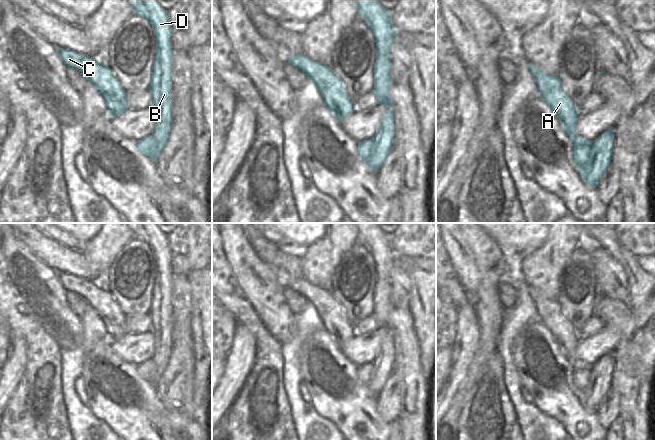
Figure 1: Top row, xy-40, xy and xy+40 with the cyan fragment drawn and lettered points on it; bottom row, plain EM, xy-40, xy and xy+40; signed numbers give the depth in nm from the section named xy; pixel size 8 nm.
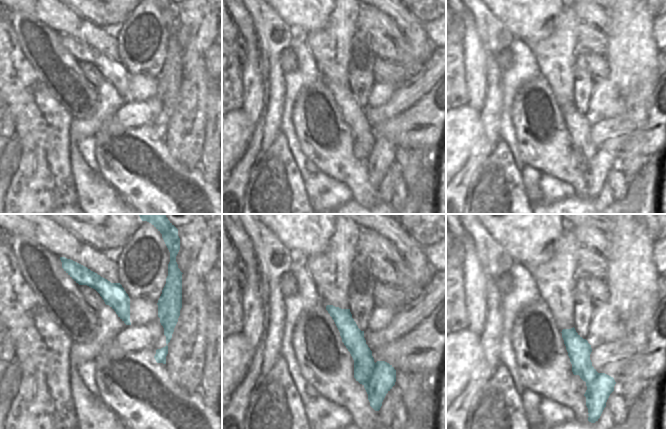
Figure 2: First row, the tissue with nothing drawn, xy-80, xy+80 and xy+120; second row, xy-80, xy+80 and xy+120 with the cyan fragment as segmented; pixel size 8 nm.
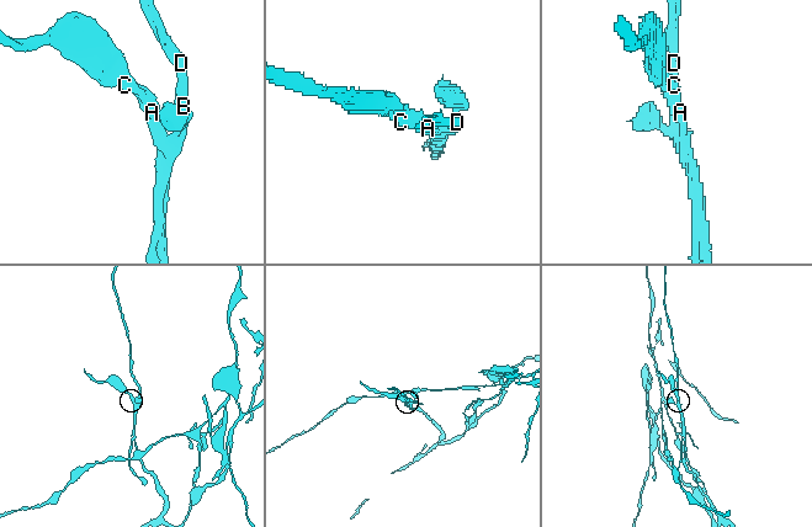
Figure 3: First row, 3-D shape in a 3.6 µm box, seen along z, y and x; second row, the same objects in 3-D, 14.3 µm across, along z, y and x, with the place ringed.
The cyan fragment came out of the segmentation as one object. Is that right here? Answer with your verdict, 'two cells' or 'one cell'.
two cells

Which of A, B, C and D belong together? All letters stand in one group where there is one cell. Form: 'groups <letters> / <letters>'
groups A C / B D

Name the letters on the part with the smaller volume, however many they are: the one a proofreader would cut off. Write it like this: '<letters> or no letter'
B, D

